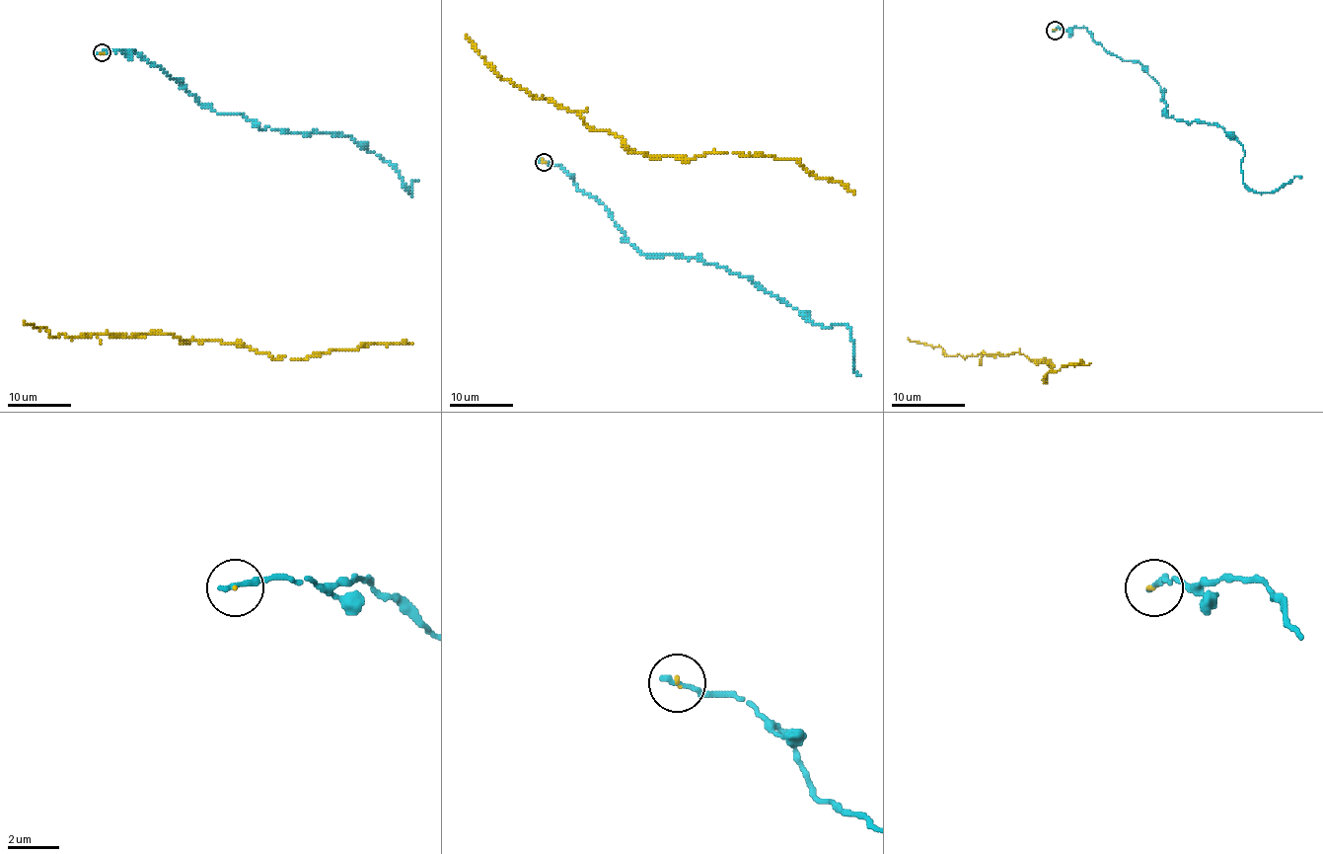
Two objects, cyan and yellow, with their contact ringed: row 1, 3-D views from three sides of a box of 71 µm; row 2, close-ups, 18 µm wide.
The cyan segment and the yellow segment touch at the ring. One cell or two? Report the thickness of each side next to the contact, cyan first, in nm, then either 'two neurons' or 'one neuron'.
240 nm thick on the cyan side, 100 nm on the other; one neuron

